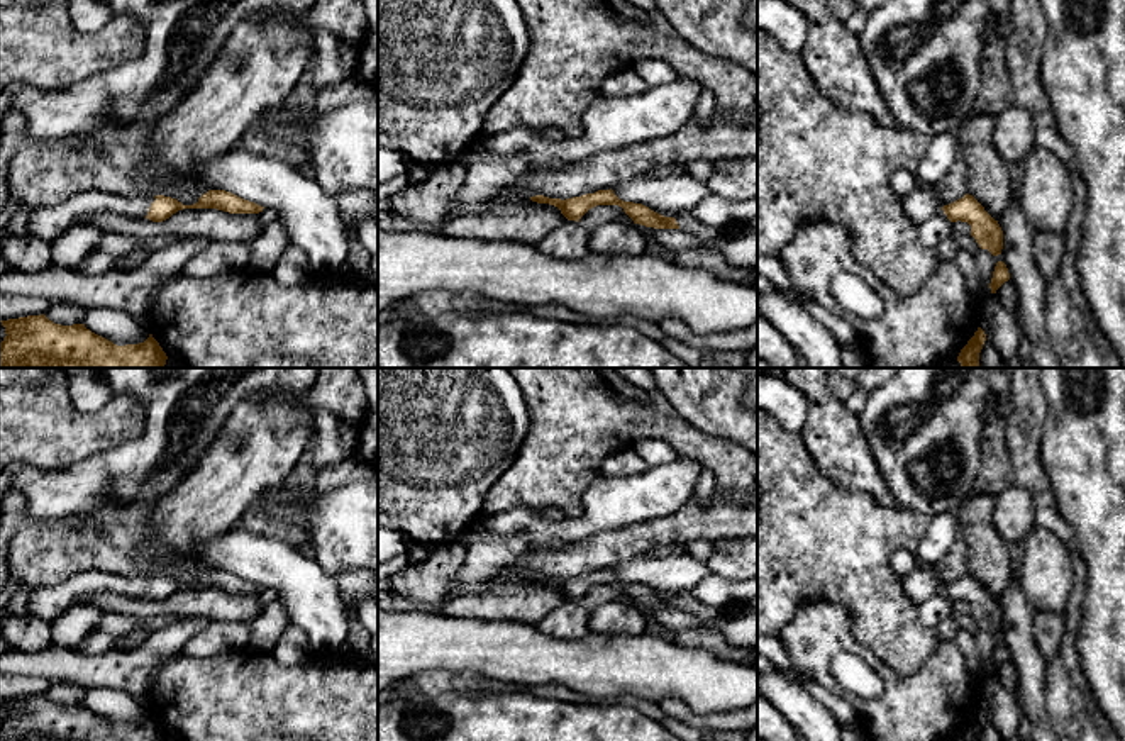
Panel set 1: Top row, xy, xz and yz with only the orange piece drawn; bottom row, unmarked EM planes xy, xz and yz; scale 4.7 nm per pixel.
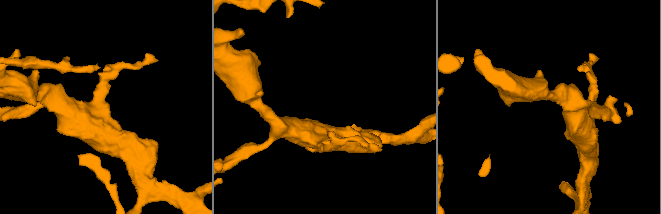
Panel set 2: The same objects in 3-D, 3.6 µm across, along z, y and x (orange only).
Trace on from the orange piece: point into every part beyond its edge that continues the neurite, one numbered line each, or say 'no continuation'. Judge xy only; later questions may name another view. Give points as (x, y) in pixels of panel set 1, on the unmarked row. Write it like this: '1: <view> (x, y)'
1: xy (48, 602)

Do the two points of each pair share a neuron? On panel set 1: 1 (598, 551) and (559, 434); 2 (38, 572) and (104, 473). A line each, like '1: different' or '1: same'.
1: different
2: different

